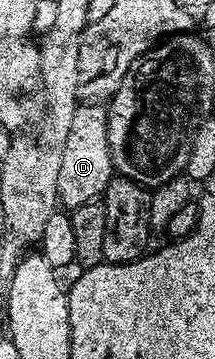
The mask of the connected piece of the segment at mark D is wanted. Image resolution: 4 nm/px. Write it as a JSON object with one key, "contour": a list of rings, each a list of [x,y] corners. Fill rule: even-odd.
{"contour":[[[80,103],[73,111],[73,123],[69,123],[69,135],[65,135],[65,147],[61,151],[61,171],[57,171],[58,204],[70,211],[96,200],[106,191],[112,176],[107,109],[99,103]]]}

